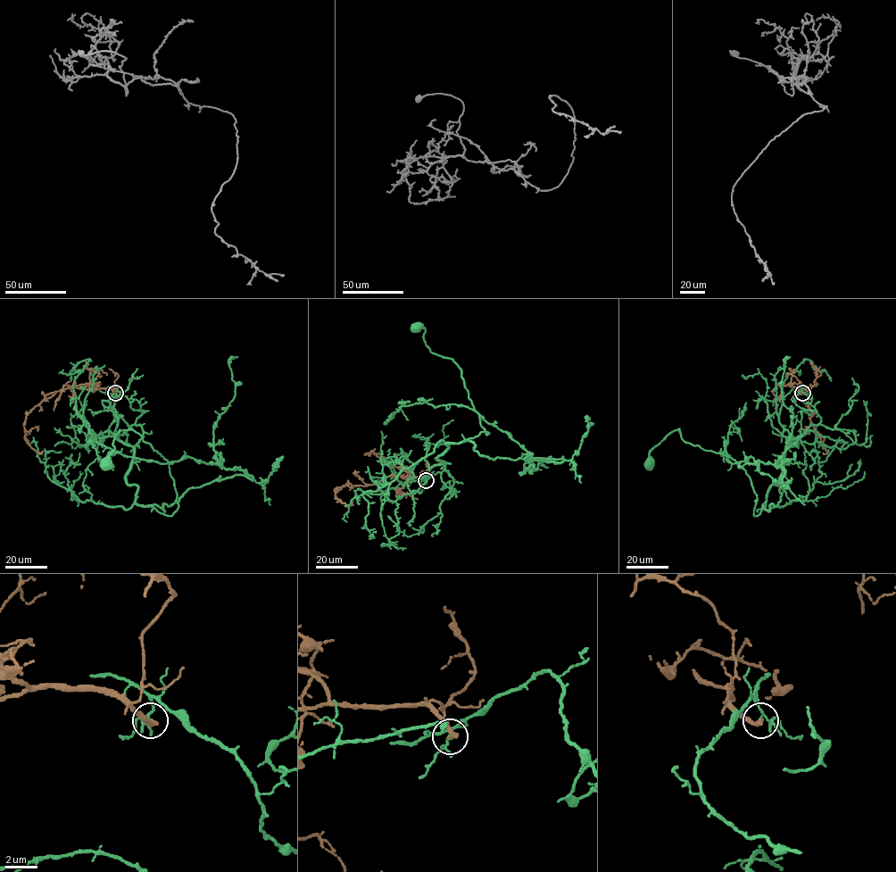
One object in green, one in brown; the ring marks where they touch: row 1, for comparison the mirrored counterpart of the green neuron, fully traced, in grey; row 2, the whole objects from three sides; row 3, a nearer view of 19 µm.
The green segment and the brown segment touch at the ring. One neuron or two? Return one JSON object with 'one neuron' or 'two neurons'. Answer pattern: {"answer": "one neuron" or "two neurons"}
{"answer": "two neurons"}

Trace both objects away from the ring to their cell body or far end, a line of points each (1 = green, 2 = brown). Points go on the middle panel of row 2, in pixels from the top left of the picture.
1: (426, 480), (440, 473), (447, 499), (453, 478), (436, 458), (489, 433), (461, 370), (417, 327)
2: (426, 480), (392, 475), (374, 484), (346, 484), (334, 490), (343, 503), (352, 501)

